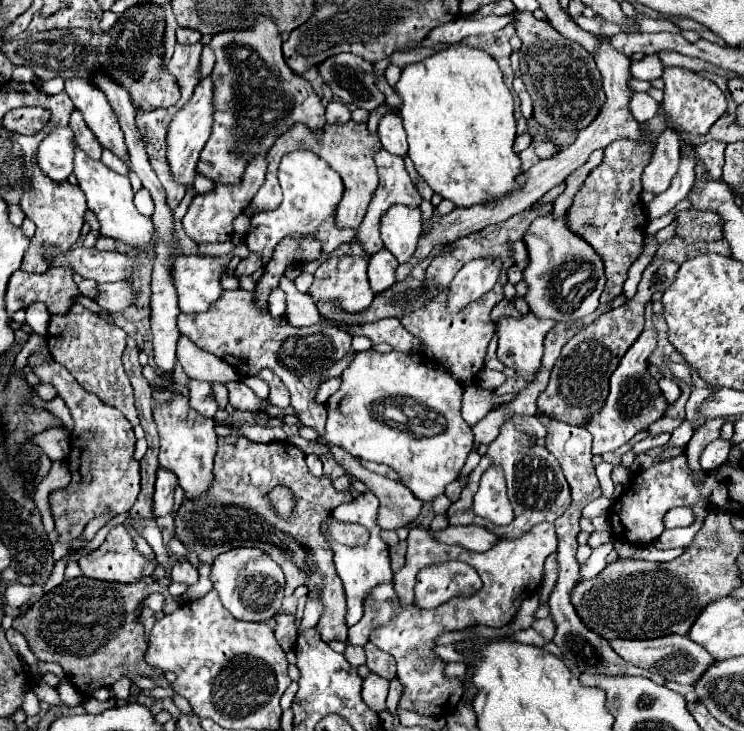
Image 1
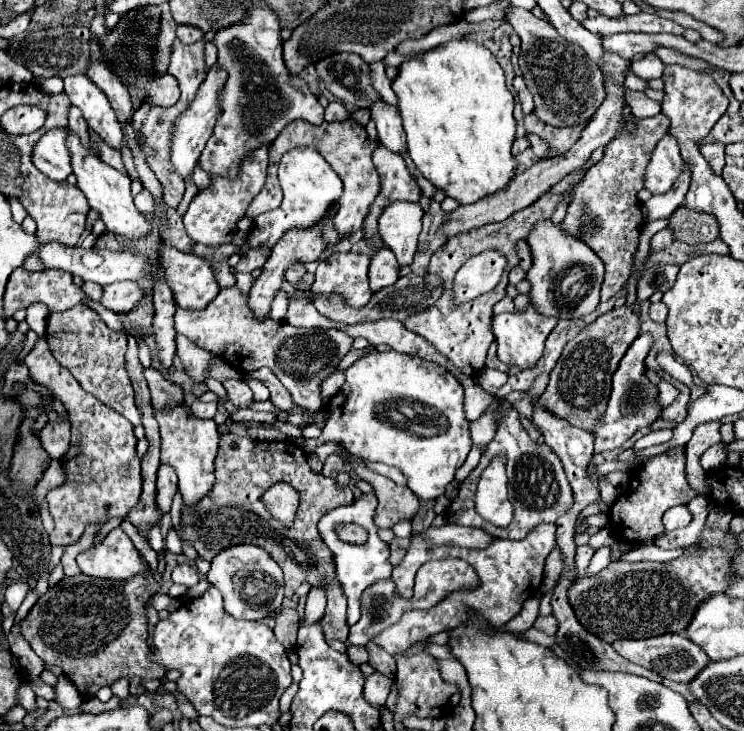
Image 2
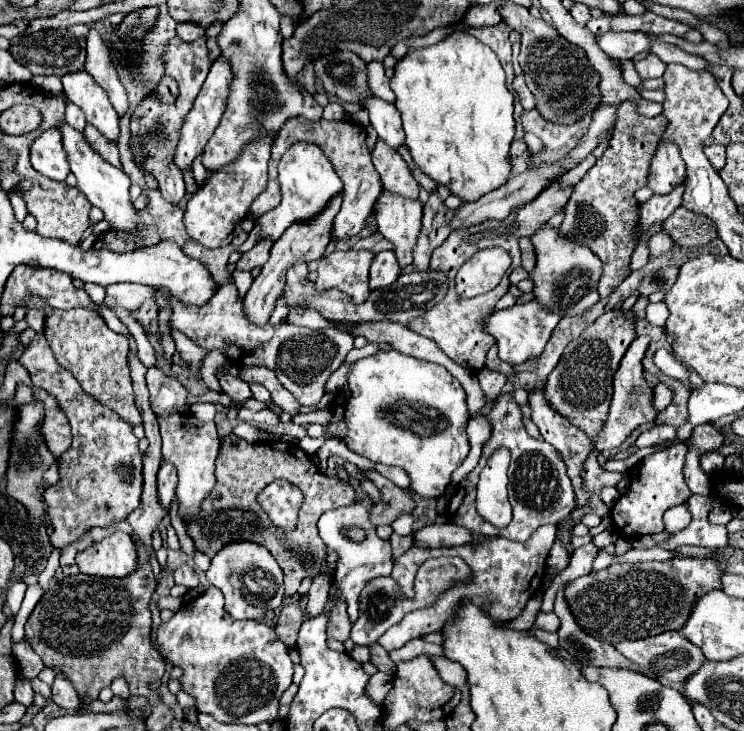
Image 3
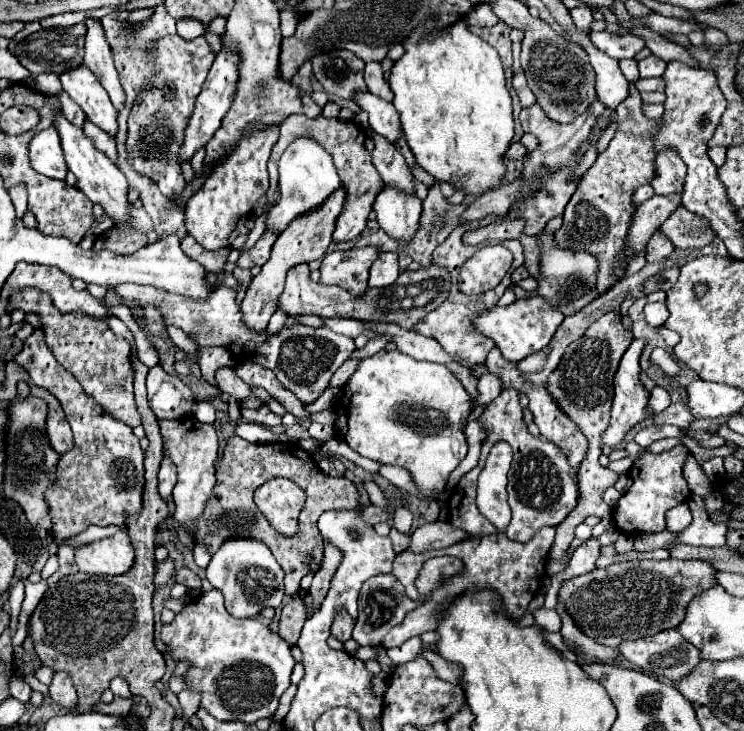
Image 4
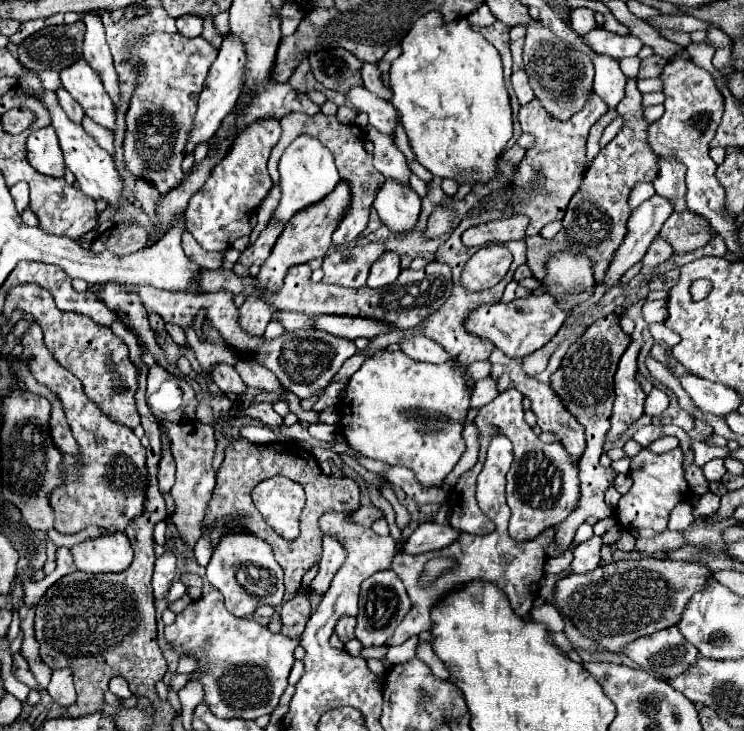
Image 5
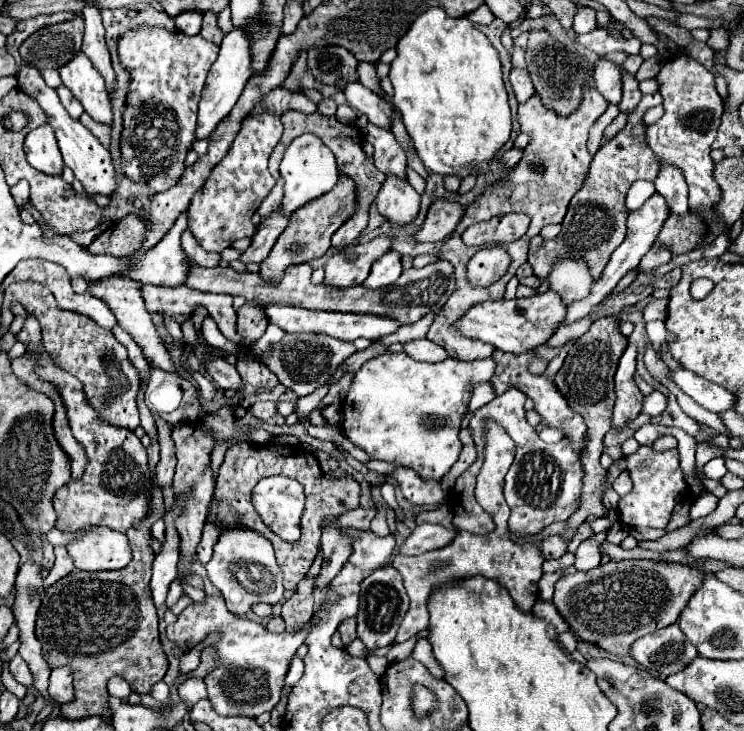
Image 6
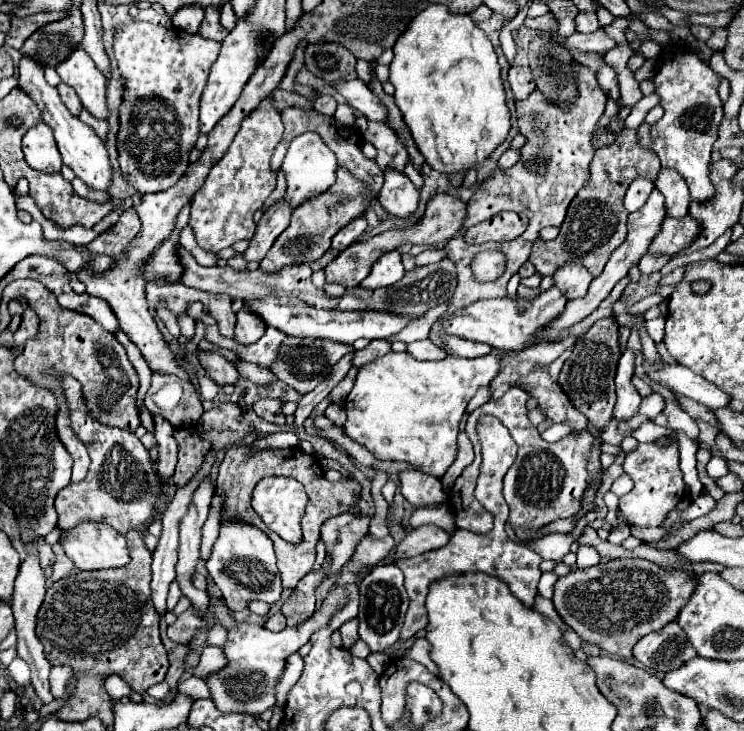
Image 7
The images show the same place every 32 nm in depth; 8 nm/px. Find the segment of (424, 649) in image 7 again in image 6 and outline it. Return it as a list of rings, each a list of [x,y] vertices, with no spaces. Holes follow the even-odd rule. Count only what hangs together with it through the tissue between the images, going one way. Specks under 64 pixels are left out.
[[[418,638],[416,646],[414,646],[414,650],[412,650],[412,658],[418,660],[418,662],[422,662],[432,674],[442,674],[442,668],[440,668],[438,662],[434,660],[434,656],[432,656],[432,646],[430,646],[430,642],[428,642],[426,638]]]

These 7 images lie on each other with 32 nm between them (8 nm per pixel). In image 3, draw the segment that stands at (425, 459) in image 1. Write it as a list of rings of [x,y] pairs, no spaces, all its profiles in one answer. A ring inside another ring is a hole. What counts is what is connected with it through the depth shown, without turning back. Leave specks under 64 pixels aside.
[[[380,350],[374,356],[358,360],[348,374],[348,382],[336,394],[332,402],[332,412],[334,418],[328,426],[326,438],[316,438],[311,441],[311,438],[306,436],[299,441],[300,448],[313,455],[328,438],[342,438],[350,450],[372,462],[404,468],[410,476],[414,492],[424,498],[438,498],[444,494],[450,482],[450,474],[462,464],[462,460],[470,450],[468,436],[466,436],[466,424],[470,416],[468,416],[466,392],[462,384],[444,366],[416,360],[412,356],[400,354],[398,350],[390,350],[390,352]]]

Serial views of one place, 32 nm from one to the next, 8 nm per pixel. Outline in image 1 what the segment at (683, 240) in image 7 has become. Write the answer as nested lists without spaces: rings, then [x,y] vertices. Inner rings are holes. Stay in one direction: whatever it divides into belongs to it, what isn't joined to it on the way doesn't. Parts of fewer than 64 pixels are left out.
[[[682,210],[674,218],[676,222],[676,236],[684,242],[714,242],[722,238],[722,222],[720,216],[714,212],[702,210]]]

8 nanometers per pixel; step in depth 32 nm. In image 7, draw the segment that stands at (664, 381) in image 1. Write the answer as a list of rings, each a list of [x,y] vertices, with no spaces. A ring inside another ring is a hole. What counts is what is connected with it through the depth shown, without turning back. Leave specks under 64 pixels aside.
[[[650,394],[650,396],[646,396],[646,398],[642,398],[642,404],[640,404],[640,414],[644,414],[646,418],[654,418],[654,416],[658,416],[660,412],[662,412],[662,408],[664,408],[664,400],[662,400],[662,396],[660,394]]]

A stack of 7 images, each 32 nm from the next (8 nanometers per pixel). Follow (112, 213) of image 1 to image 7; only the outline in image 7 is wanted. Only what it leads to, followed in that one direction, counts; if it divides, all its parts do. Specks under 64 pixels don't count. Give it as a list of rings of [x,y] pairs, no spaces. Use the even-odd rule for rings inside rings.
[[[22,56],[20,60],[20,78],[18,86],[36,102],[38,110],[42,112],[42,122],[48,124],[54,132],[54,140],[58,144],[58,150],[62,154],[62,160],[66,166],[70,166],[78,178],[82,178],[90,188],[106,190],[110,184],[110,164],[108,164],[108,152],[104,148],[104,142],[96,136],[96,132],[72,116],[68,108],[64,108],[64,102],[60,100],[60,94],[54,86],[50,86],[44,78],[44,64],[32,60],[30,56]]]

